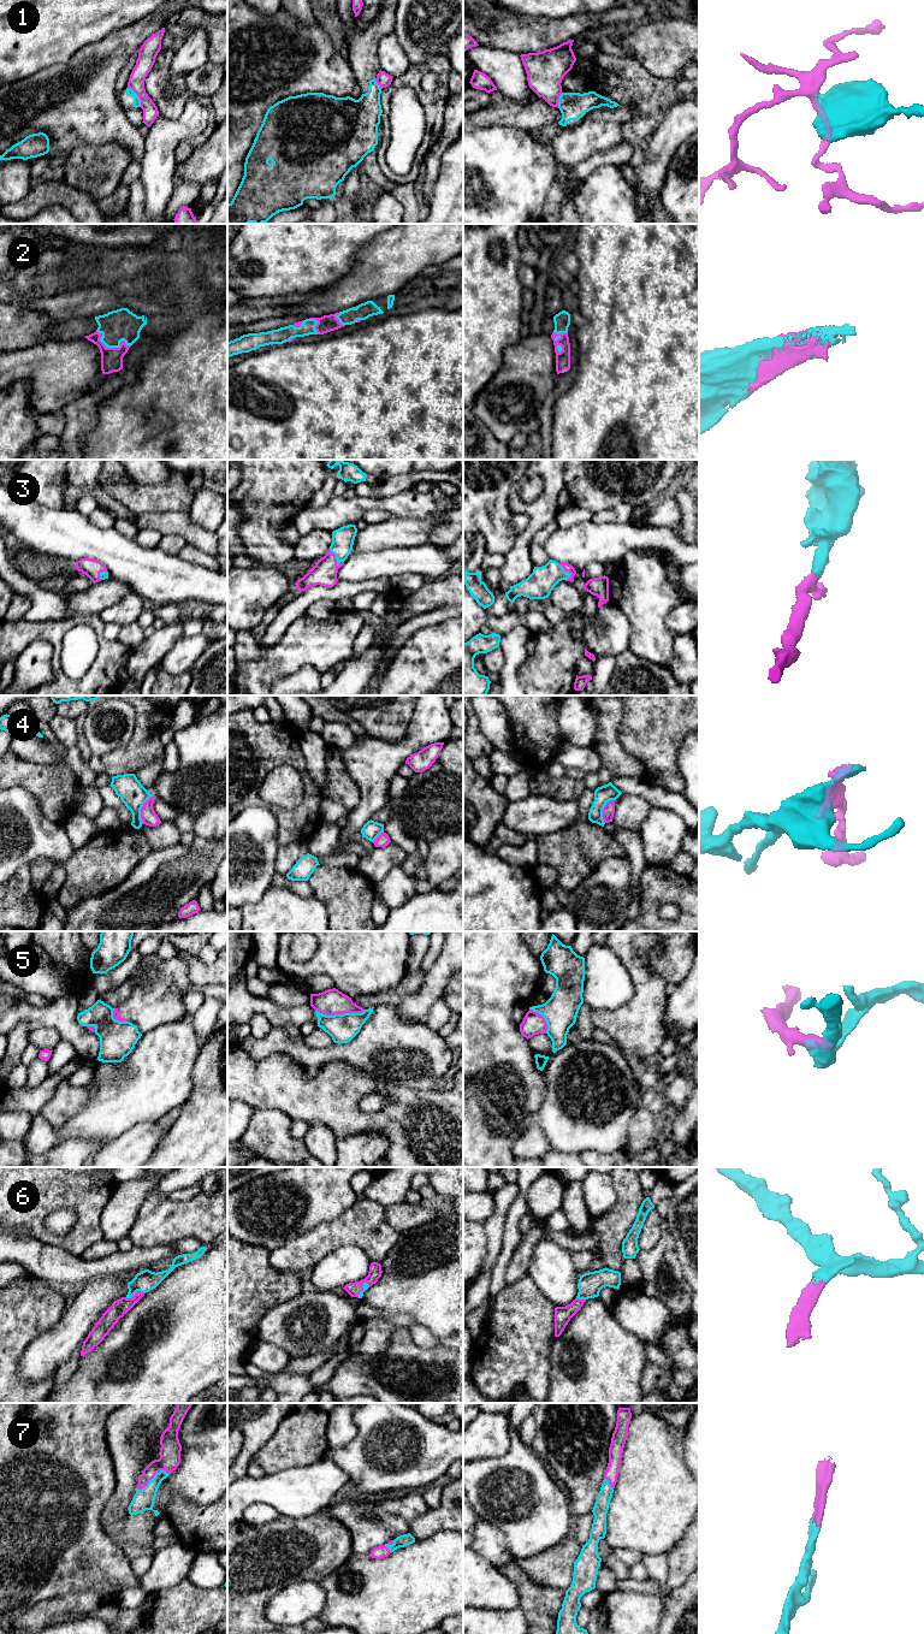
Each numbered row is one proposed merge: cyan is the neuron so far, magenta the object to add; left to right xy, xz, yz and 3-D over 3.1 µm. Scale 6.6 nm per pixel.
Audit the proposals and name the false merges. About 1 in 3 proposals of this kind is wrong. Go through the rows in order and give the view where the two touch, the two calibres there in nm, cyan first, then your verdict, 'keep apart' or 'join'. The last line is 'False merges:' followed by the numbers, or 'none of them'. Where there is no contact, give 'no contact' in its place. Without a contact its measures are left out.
1: xy | 50/120 nm | keep apart
2: xy | 220/140 nm | join
3: xz | 150/170 nm | join
4: xy | 170/110 nm | keep apart
5: xz | 190/170 nm | keep apart
6: xy | 140/110 nm | join
7: xy | 140/140 nm | join
False merges: 1, 4, 5

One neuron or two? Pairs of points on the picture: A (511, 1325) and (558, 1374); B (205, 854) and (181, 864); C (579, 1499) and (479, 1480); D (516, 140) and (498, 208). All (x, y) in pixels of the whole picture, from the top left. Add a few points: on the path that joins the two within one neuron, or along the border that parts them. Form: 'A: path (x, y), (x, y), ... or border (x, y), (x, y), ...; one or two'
A: border (554, 1338), (550, 1345), (550, 1387), (548, 1390); two
B: path (199, 860), (195, 864), (187, 864); one
C: border (567, 1496), (574, 1516); two
D: path (509, 157), (498, 177), (498, 191); one

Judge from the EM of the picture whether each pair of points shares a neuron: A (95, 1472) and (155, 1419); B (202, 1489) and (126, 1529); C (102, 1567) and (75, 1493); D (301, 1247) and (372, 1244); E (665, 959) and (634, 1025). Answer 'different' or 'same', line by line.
A: different
B: same
C: same
D: same
E: different

